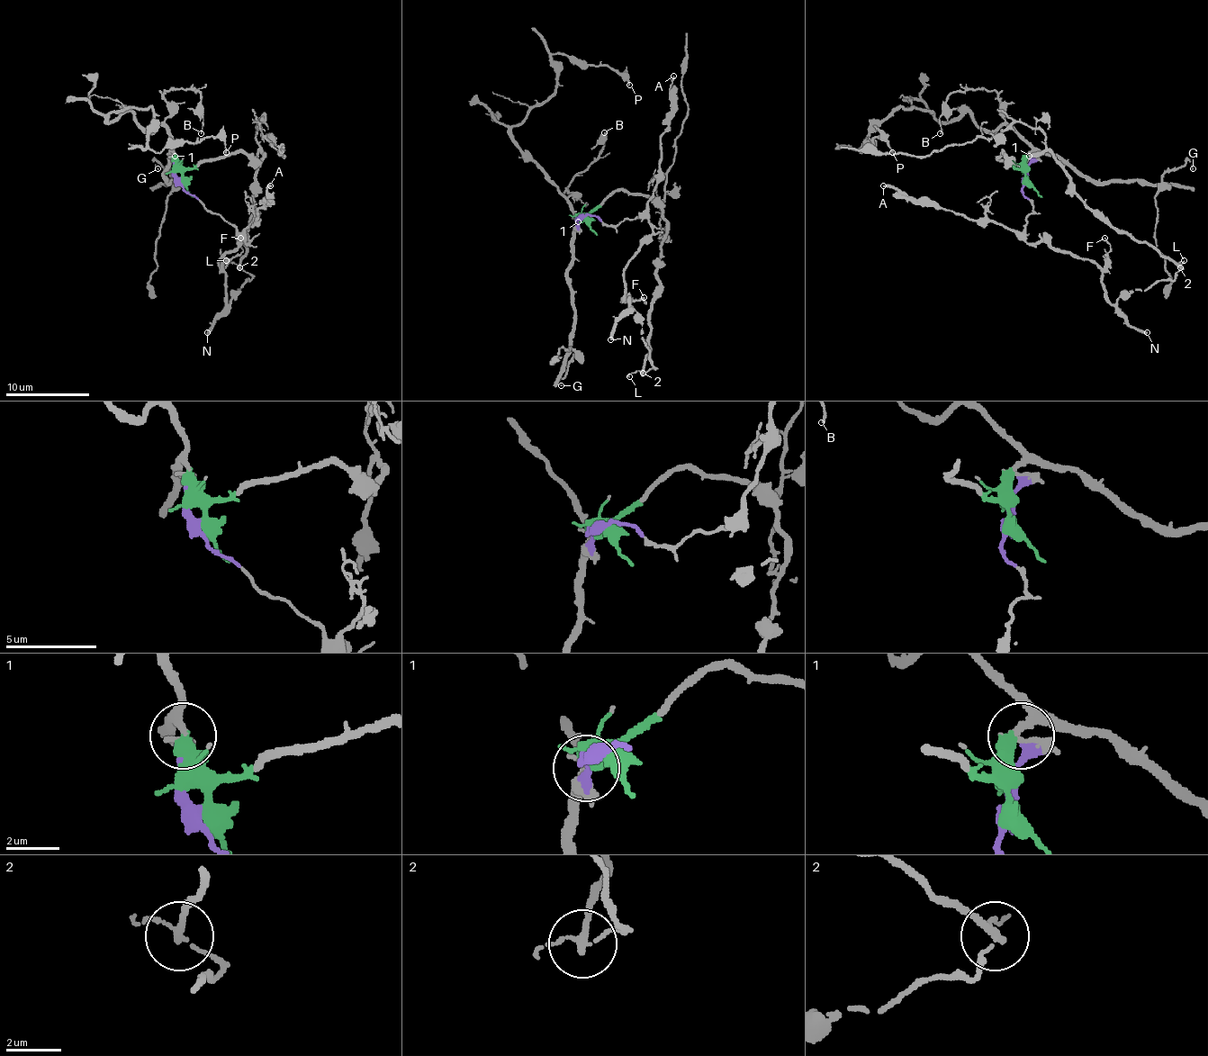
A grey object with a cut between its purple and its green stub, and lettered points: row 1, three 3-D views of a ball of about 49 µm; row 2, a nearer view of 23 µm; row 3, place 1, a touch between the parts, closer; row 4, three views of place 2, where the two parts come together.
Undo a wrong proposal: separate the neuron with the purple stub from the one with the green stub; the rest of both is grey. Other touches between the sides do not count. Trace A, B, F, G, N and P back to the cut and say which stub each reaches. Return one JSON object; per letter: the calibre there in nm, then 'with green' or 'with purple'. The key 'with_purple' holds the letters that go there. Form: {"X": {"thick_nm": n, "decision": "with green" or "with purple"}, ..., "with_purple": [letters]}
{"A": {"thick_nm": 200, "decision": "with purple"}, "B": {"thick_nm": 100, "decision": "with green"}, "F": {"thick_nm": 120, "decision": "with purple"}, "G": {"thick_nm": 90, "decision": "with green"}, "N": {"thick_nm": 260, "decision": "with purple"}, "P": {"thick_nm": 130, "decision": "with green"}, "with_purple": ["A", "F", "N"]}

